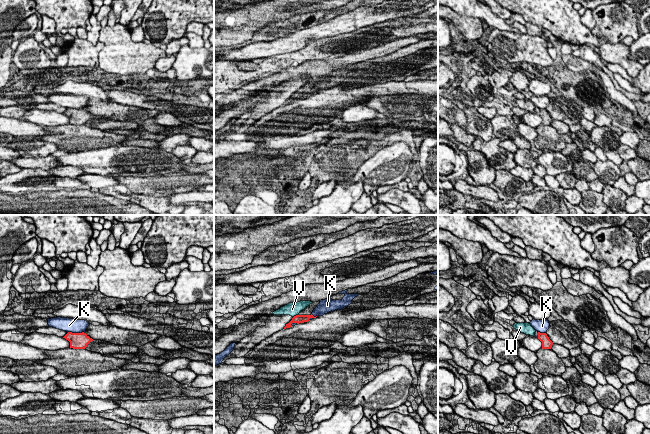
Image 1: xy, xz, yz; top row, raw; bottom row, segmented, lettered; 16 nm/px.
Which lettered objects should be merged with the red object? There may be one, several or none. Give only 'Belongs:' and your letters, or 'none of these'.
Belongs: none of these

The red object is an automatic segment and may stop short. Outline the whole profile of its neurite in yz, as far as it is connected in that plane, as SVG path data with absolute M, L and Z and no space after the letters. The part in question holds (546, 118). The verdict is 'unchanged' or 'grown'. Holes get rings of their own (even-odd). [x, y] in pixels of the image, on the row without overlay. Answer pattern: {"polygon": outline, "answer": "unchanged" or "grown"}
{"polygon": "M538 108L538 115L542 118L542 125L551 125L553 118L549 115L546 109Z", "answer": "unchanged"}

